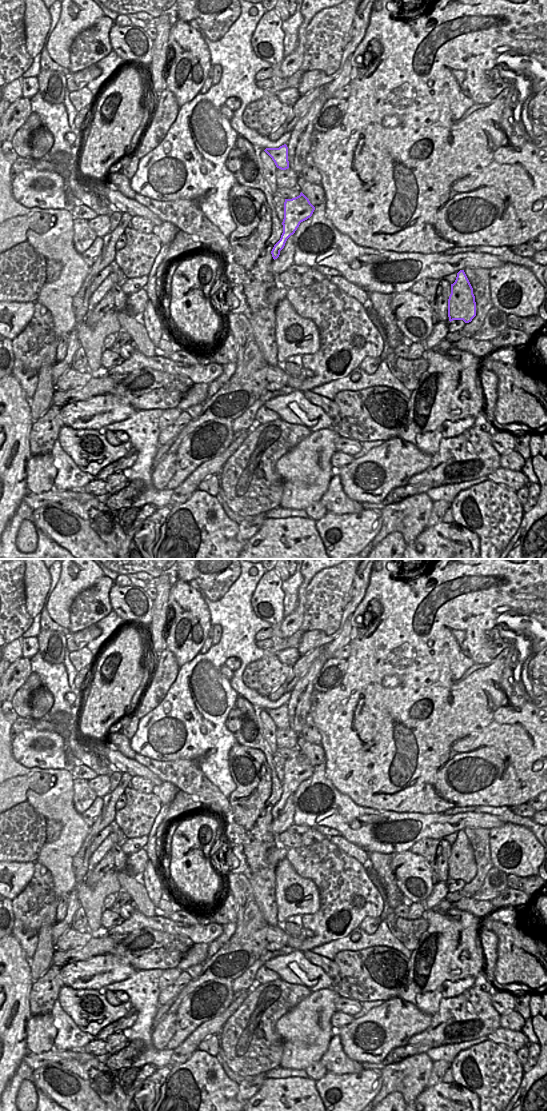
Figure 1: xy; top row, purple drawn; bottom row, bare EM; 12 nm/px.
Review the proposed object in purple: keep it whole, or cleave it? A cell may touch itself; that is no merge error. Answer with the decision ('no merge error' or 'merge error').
no merge error

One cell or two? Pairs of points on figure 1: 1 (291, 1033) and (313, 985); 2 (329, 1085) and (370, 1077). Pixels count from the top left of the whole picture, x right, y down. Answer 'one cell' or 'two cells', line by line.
1: two cells
2: one cell

